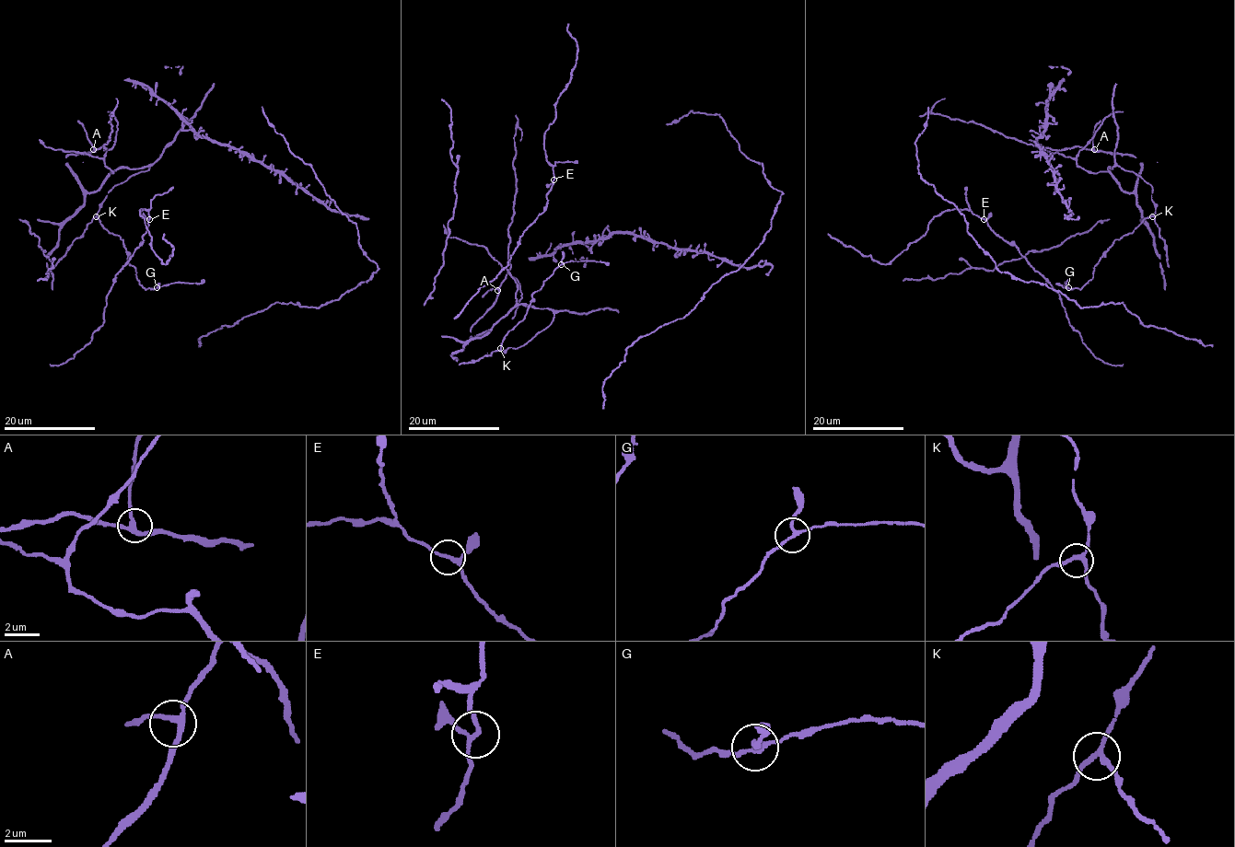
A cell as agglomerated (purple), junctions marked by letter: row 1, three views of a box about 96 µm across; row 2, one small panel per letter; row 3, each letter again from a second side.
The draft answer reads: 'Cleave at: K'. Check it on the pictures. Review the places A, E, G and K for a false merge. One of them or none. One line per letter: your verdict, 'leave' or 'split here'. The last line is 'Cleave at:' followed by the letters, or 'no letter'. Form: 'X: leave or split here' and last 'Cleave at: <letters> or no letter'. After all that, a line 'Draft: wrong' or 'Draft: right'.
A: leave
E: leave
G: leave
K: leave
Cleave at: no letter
Draft: wrong

